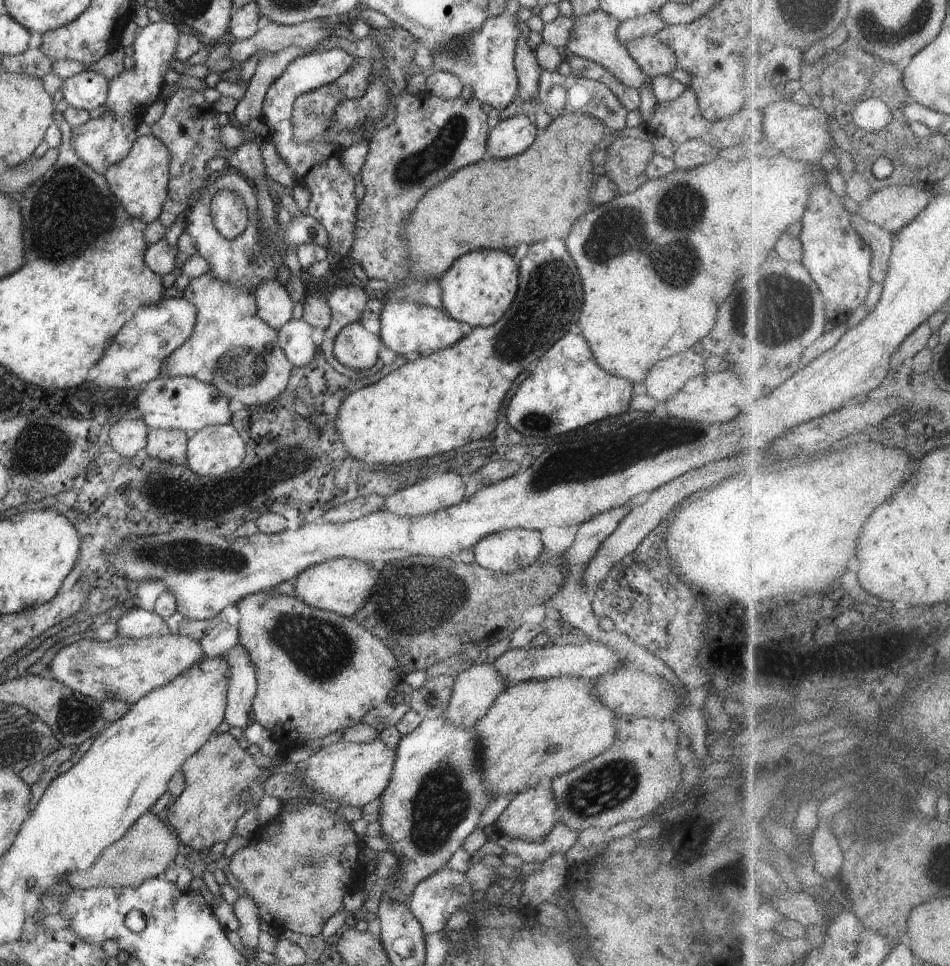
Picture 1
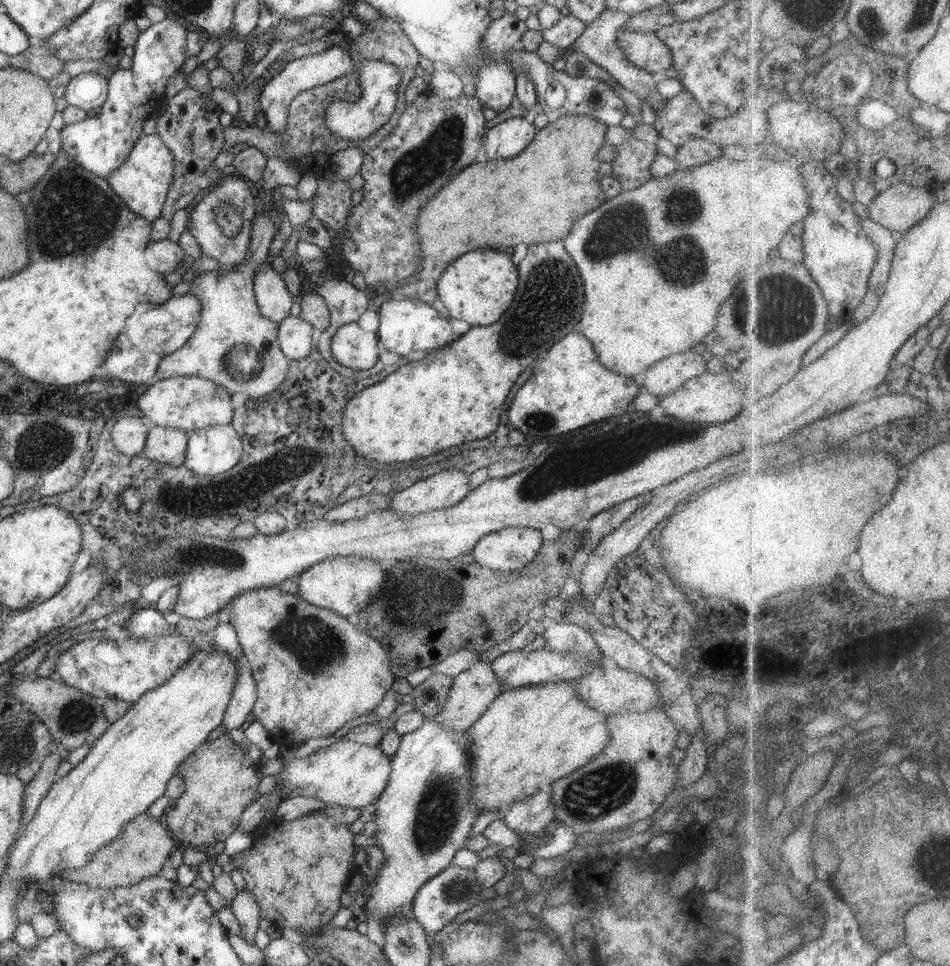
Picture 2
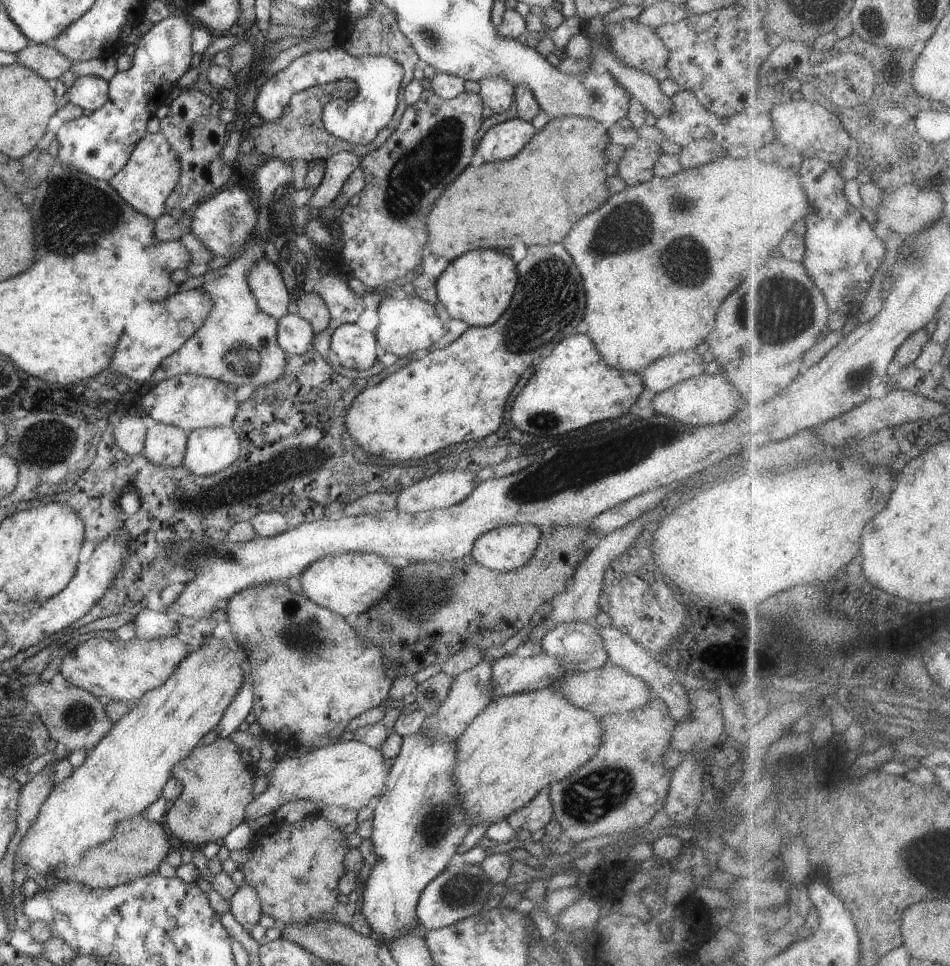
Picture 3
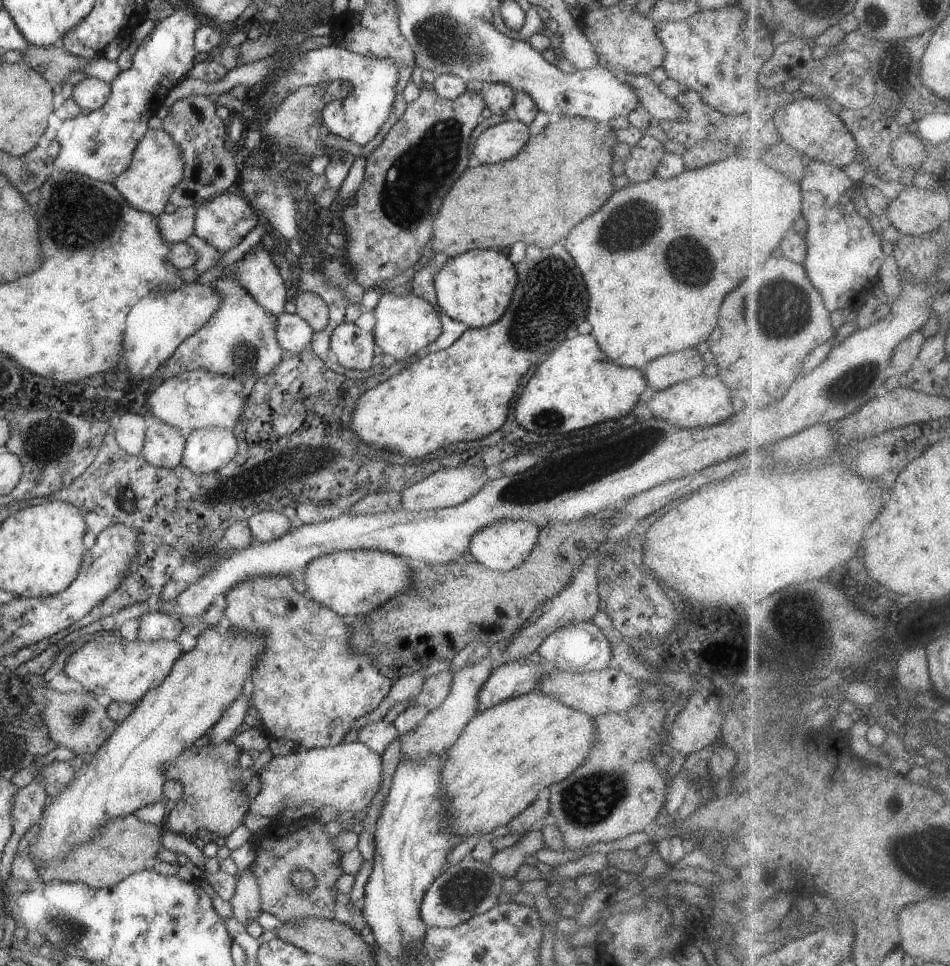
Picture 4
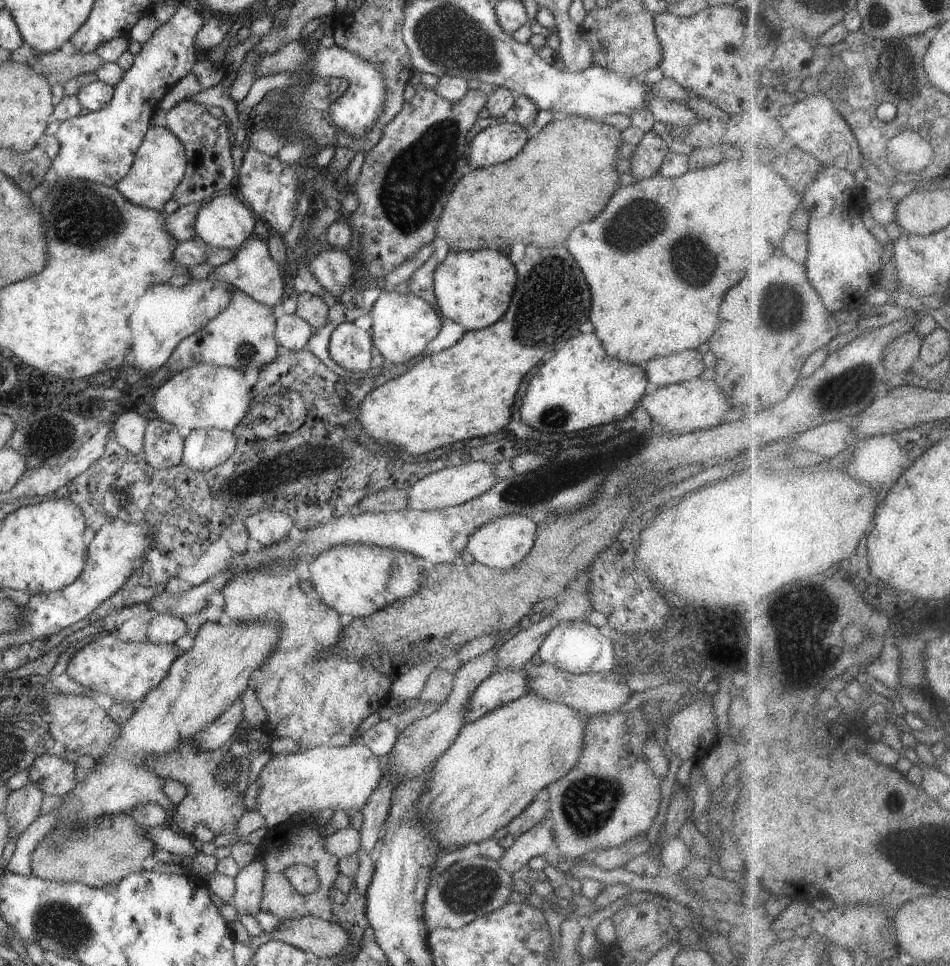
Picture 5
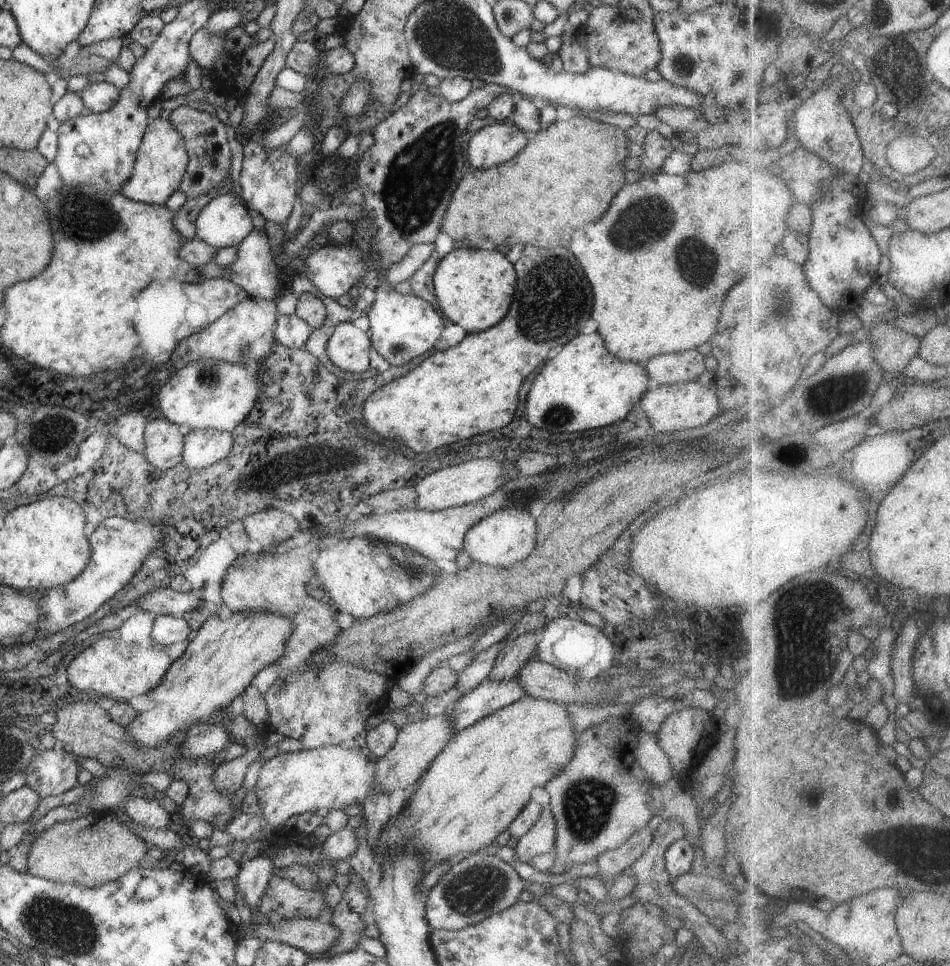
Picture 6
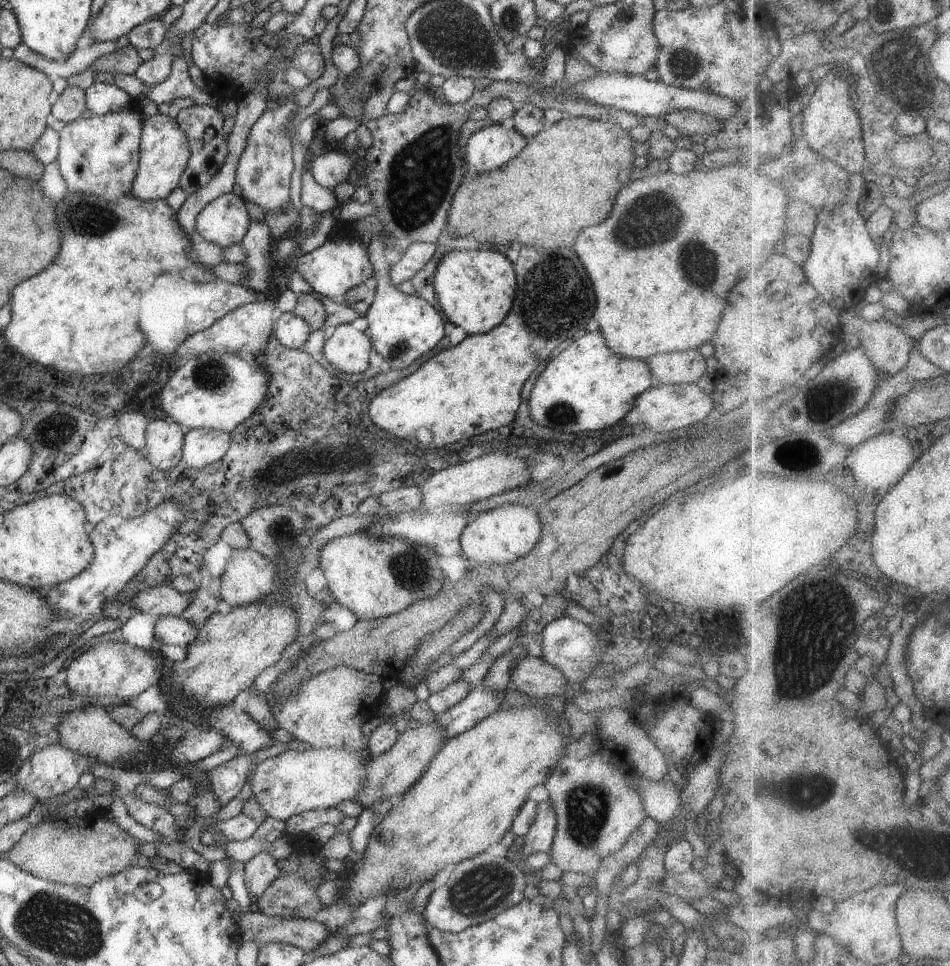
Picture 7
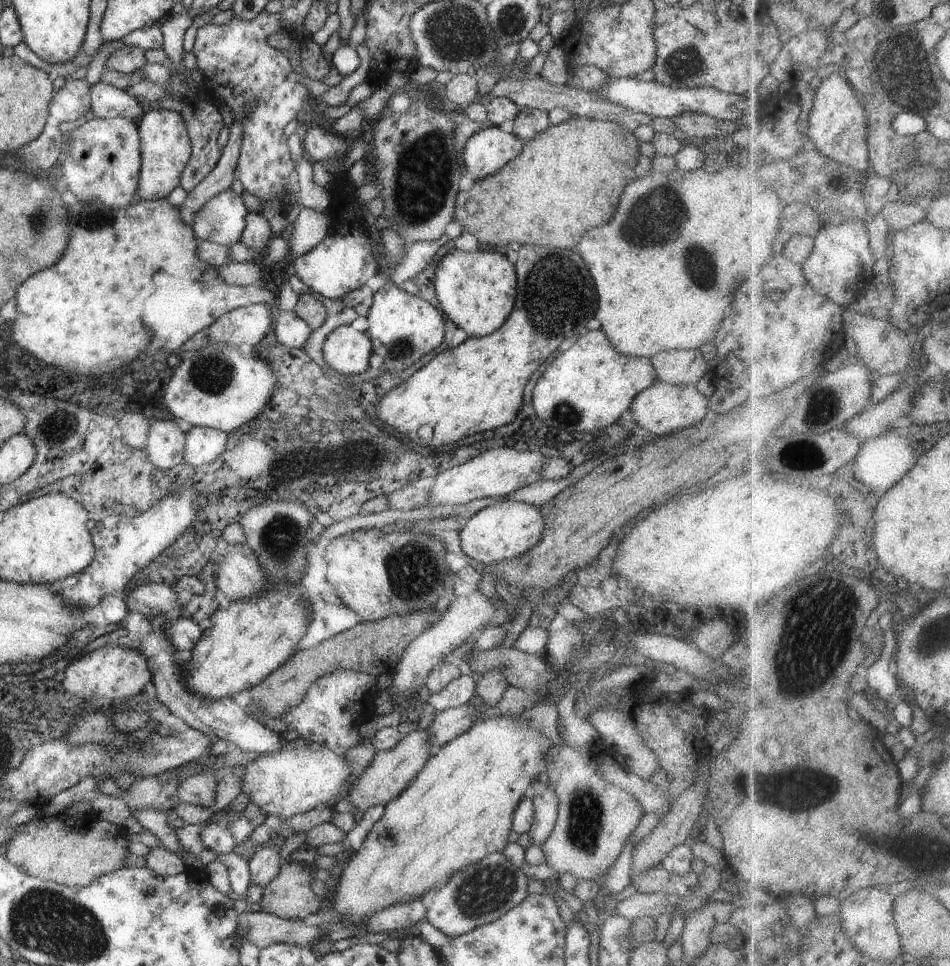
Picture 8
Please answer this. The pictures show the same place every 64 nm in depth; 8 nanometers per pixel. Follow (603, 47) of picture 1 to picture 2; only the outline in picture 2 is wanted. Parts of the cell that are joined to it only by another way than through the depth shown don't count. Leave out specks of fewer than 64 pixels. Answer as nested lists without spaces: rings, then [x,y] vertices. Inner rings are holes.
[[[604,10],[596,20],[585,23],[583,33],[575,40],[570,49],[587,56],[590,61],[596,63],[600,68],[608,72],[616,83],[620,84],[620,86],[626,90],[634,92],[641,102],[648,102],[657,113],[658,110],[662,110],[669,102],[669,100],[661,96],[660,92],[656,89],[657,77],[634,66],[622,53],[620,46],[618,46],[618,31],[623,28],[623,25],[628,22],[630,18],[632,18],[632,16],[630,16],[630,14],[624,14],[624,12]]]

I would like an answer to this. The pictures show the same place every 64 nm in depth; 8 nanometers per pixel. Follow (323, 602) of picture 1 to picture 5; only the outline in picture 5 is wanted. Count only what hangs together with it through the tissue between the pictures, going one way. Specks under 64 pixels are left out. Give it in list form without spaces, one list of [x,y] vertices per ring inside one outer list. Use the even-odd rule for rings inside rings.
[[[365,544],[336,546],[315,555],[309,561],[310,583],[320,601],[339,615],[364,618],[396,600],[415,596],[422,584],[425,562],[393,548]]]

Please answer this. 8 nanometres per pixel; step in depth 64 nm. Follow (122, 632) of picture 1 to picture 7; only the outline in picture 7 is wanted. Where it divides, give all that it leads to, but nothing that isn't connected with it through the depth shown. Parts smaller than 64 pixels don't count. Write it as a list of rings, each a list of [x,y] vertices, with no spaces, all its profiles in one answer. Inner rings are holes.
[[[160,615],[155,624],[155,636],[162,644],[174,644],[180,648],[188,648],[196,640],[198,630],[188,620],[174,615]]]

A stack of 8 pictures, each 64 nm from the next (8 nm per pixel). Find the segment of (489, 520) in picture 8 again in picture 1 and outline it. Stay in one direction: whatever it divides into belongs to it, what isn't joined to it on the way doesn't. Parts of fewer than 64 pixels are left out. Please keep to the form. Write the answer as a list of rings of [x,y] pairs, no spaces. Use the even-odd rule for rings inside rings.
[[[514,528],[482,538],[474,547],[475,564],[493,572],[528,568],[544,550],[540,531]]]

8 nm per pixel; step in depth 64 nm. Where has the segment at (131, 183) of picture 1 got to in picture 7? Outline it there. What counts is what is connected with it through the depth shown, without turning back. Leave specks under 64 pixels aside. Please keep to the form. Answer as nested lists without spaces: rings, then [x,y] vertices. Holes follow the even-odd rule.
[[[160,113],[144,121],[139,145],[139,162],[136,178],[132,180],[130,195],[144,202],[166,200],[180,184],[180,178],[187,168],[190,150],[186,134],[175,118]]]

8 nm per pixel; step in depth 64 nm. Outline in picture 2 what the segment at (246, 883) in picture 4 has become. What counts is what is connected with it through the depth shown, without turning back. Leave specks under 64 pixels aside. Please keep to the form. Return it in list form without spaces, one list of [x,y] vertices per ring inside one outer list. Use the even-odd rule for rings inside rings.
[[[244,889],[238,892],[234,900],[229,902],[232,913],[236,916],[236,920],[240,923],[240,937],[248,944],[254,945],[256,932],[259,930],[261,920],[261,910],[256,902],[256,898],[252,896],[248,890]]]

